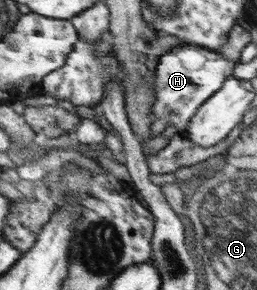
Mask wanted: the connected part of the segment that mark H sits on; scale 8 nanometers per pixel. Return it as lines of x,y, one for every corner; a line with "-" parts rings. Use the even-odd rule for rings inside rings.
180,44
174,49
171,49
166,55
161,57
159,68
157,71
157,77
152,83
155,85
155,97
156,100
153,104
153,121
156,119
164,119
167,125
176,125
178,133
186,135
189,132
190,124
194,121
201,108
208,103
211,97
217,95
222,88
225,87
225,83
234,75
234,65
238,64
234,61
228,60
220,52
206,49
198,45

